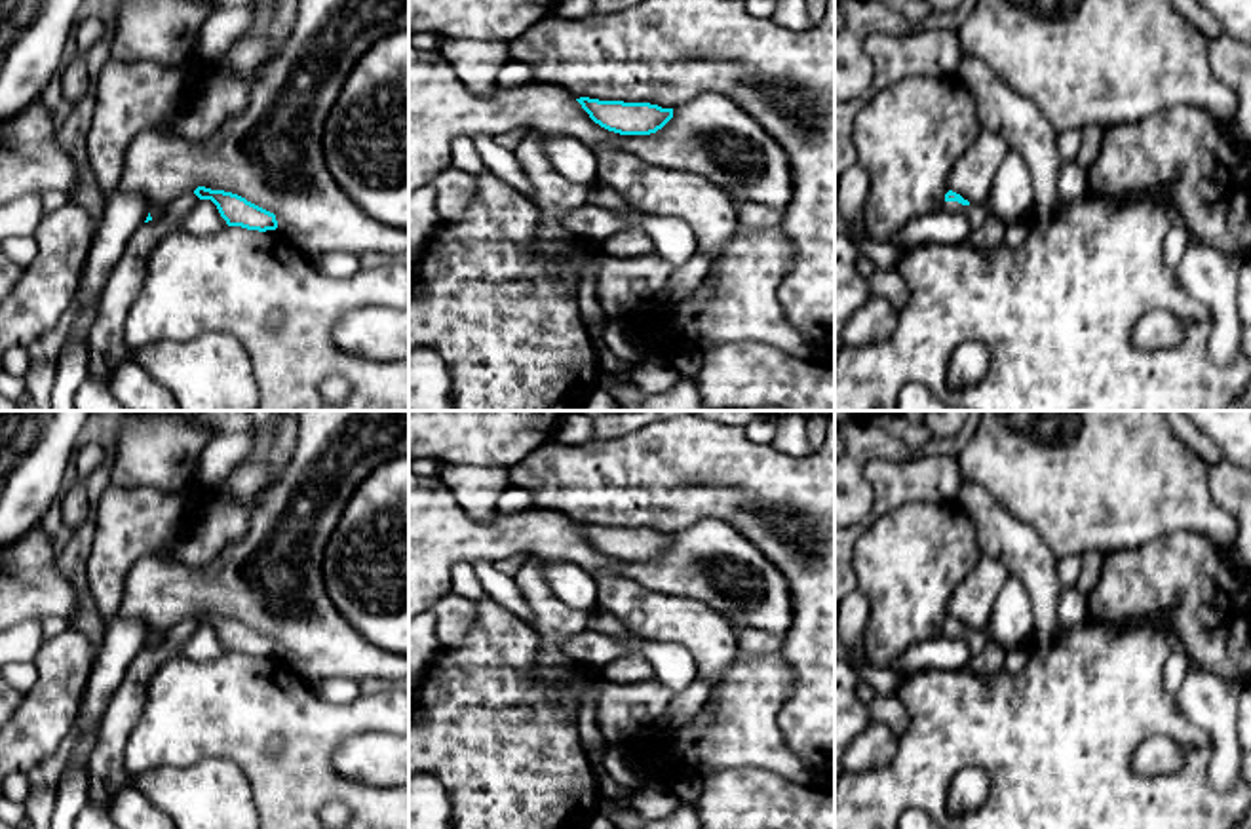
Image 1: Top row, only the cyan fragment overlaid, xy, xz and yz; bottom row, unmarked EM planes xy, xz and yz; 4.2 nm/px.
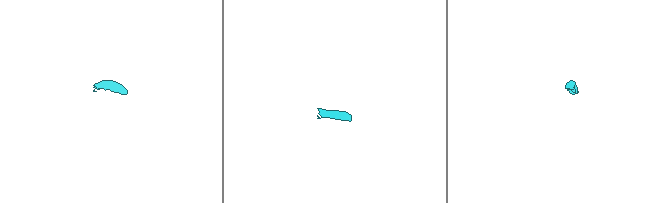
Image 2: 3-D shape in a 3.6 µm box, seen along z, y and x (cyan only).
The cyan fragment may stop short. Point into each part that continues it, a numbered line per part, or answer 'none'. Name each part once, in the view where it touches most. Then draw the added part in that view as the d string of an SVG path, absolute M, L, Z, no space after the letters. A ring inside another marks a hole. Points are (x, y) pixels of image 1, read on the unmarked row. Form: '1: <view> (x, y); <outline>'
1: yz (974, 639); M943 627L943 635L951 637L951 639L964 641L968 645L972 656L979 654L983 645L987 643L985 633L977 631L977 629L962 631L958 627Z

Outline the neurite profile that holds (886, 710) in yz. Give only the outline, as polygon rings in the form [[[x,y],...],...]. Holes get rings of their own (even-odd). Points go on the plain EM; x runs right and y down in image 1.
[[[876,694],[867,709],[875,723],[886,724],[897,738],[909,726],[909,715],[897,696]]]

